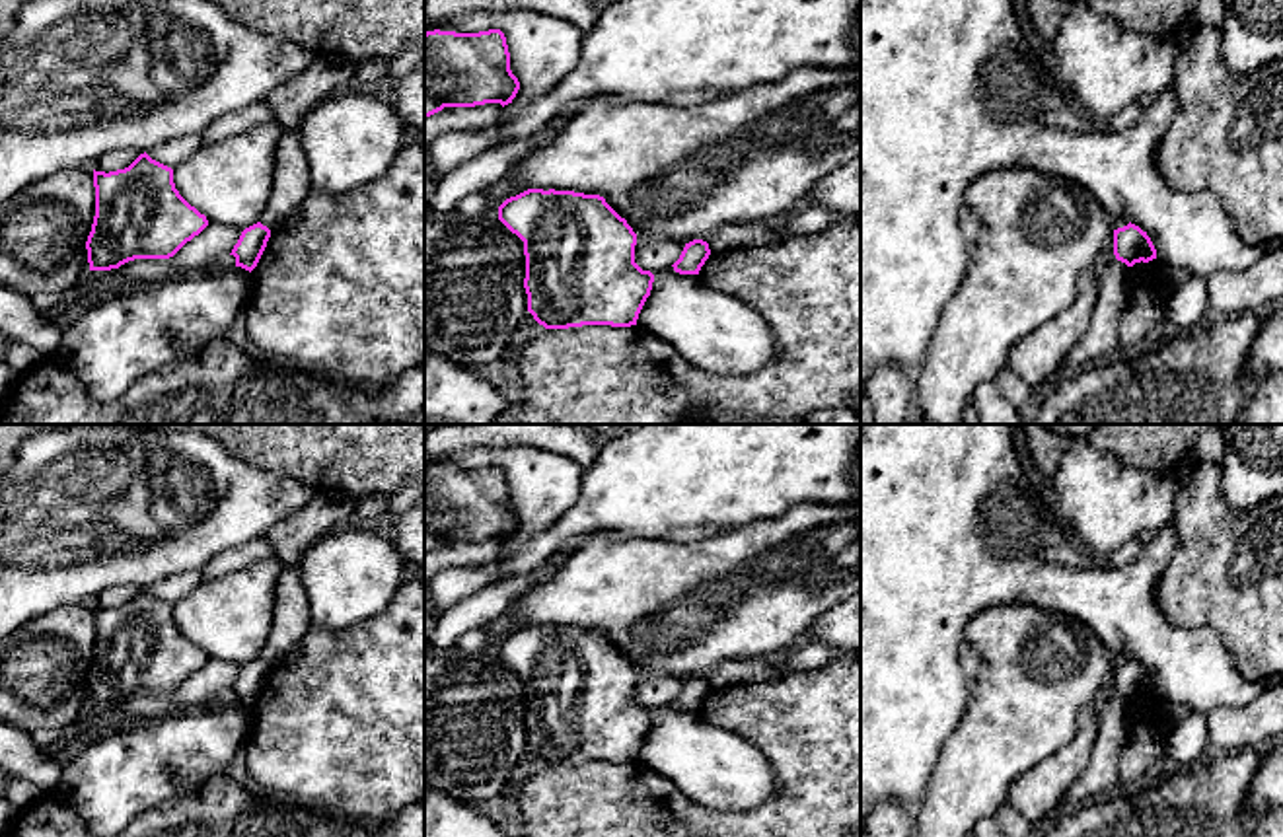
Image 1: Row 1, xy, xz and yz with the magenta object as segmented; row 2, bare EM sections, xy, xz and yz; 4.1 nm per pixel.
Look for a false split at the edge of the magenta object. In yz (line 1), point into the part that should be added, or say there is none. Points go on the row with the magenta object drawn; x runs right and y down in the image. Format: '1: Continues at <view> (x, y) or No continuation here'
1: No continuation here

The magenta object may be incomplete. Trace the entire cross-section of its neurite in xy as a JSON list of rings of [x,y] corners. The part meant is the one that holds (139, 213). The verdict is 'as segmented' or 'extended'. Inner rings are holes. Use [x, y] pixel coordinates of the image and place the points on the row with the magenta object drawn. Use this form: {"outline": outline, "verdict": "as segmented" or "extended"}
{"outline": [[[140,154],[128,167],[95,171],[95,216],[86,241],[90,271],[111,271],[134,259],[169,259],[199,236],[208,220],[175,189],[173,169]]], "verdict": "as segmented"}

